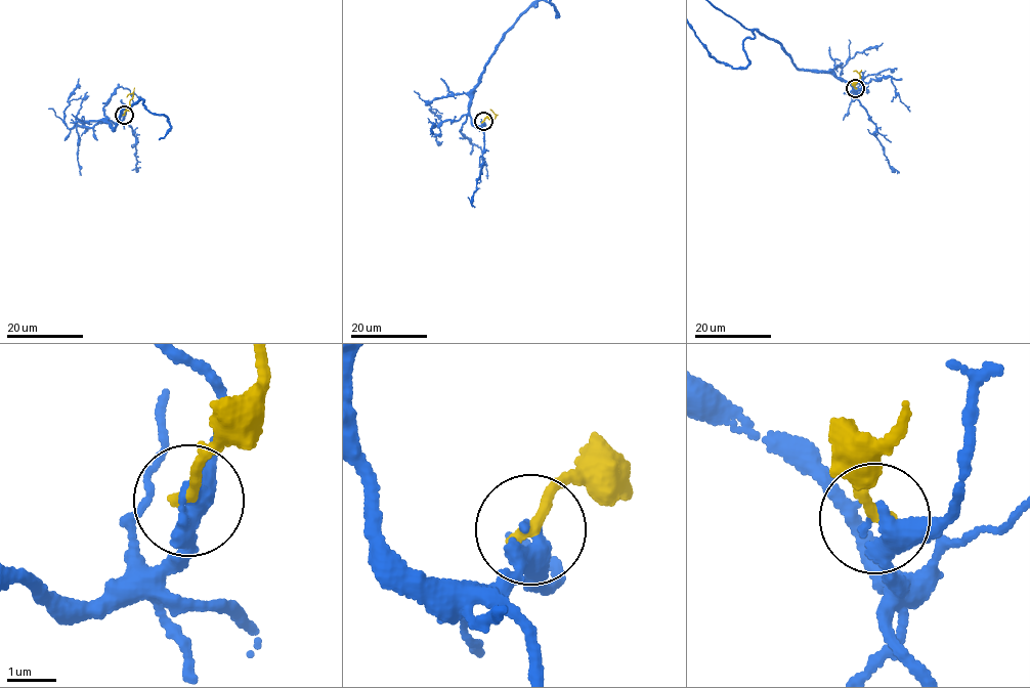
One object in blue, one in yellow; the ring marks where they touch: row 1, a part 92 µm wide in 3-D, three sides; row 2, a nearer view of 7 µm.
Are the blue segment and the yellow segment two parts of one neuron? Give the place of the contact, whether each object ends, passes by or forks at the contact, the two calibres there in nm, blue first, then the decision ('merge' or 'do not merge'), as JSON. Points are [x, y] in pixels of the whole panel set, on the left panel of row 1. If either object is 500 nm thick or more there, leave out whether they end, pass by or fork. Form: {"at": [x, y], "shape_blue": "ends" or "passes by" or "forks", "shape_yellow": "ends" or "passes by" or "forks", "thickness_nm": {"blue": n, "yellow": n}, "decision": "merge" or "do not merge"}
{"at": [124, 115], "shape_blue": "passes by", "shape_yellow": "ends", "thickness_nm": {"blue": 280, "yellow": 240}, "decision": "do not merge"}

